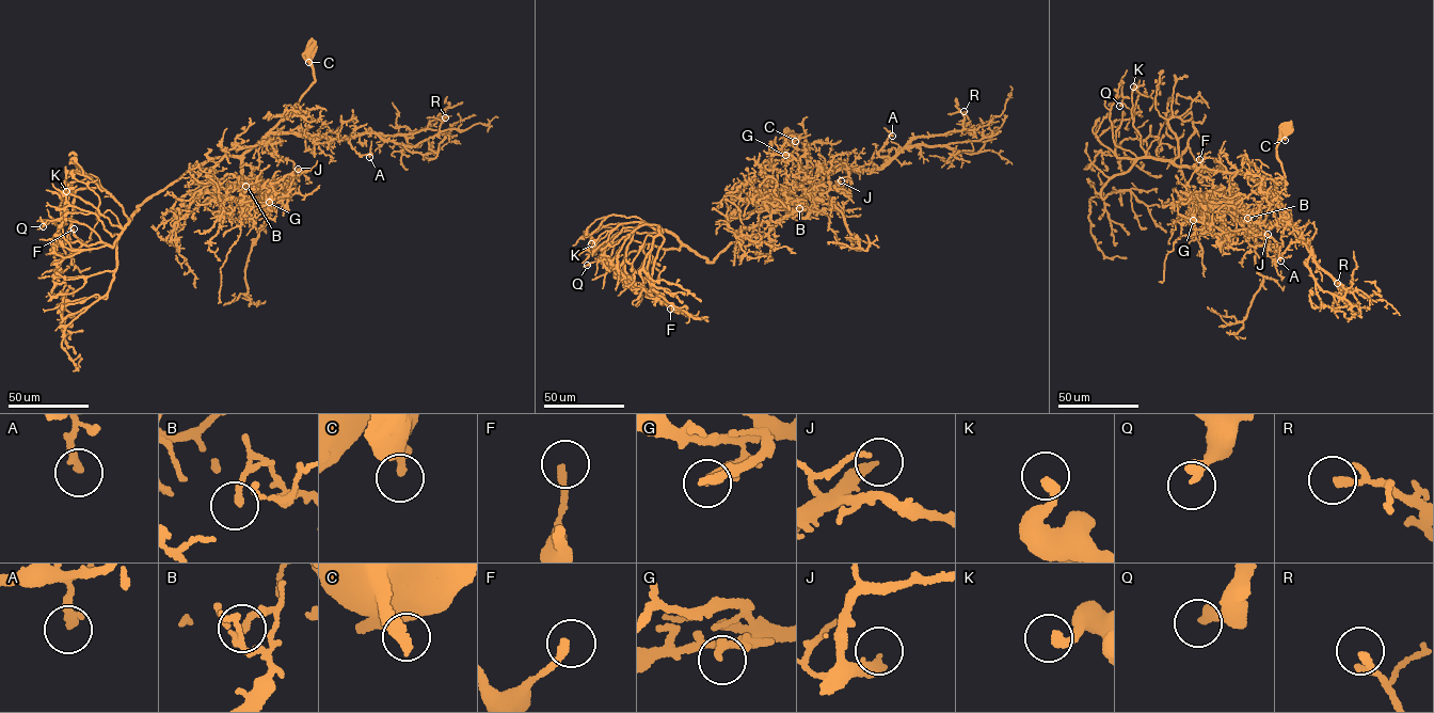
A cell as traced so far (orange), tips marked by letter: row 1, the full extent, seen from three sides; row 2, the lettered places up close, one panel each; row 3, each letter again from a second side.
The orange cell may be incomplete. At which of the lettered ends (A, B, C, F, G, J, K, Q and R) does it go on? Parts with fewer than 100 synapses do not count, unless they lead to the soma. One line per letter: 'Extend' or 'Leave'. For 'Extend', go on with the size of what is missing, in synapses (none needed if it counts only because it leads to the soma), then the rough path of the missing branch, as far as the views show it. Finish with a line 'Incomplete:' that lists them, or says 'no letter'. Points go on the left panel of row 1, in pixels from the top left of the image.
A: Leave
B: Leave
C: Leave
F: Leave
G: Leave
J: Extend. Roughly 100 synapses. Course of what is missing: (298, 169), (307, 162), (321, 167), (327, 163)
K: Leave
Q: Leave
R: Leave
Incomplete: J

